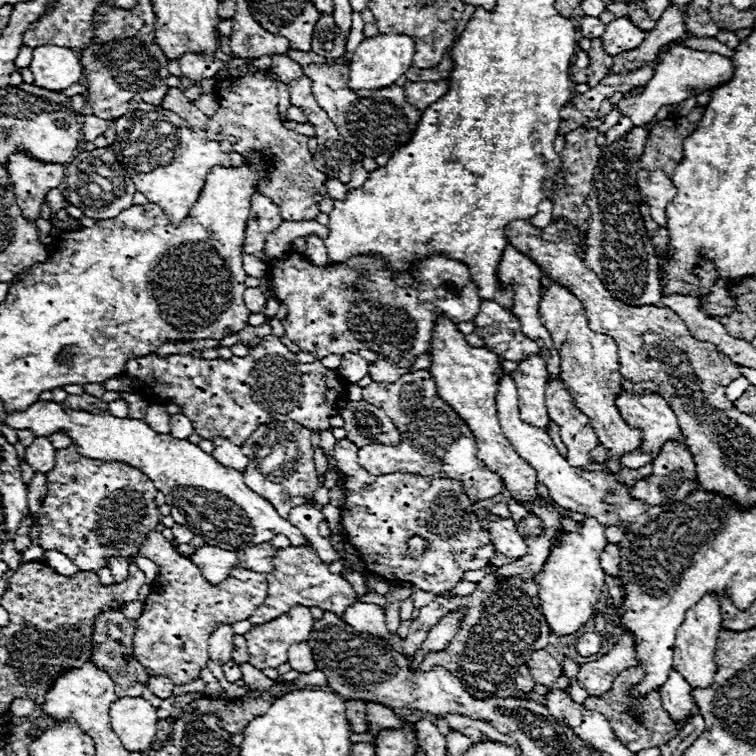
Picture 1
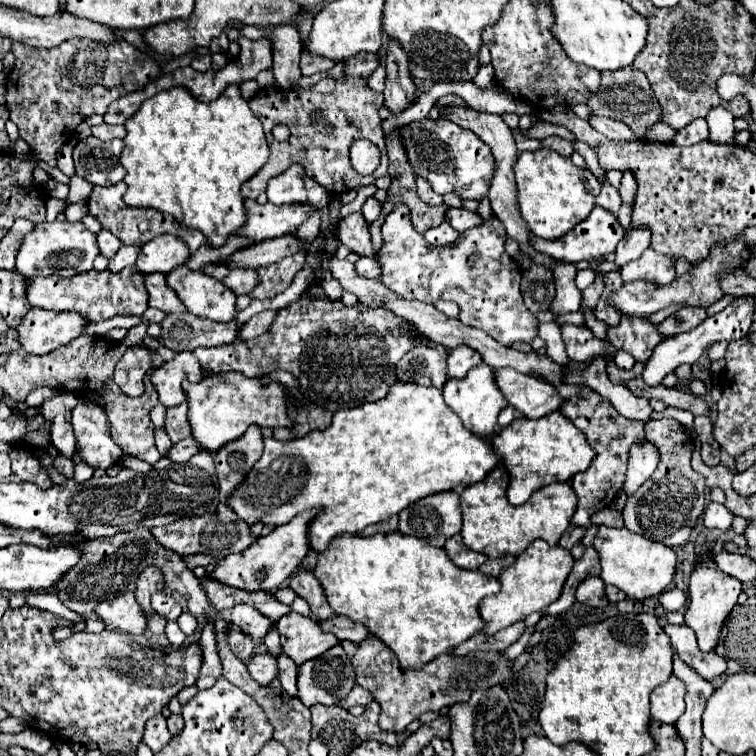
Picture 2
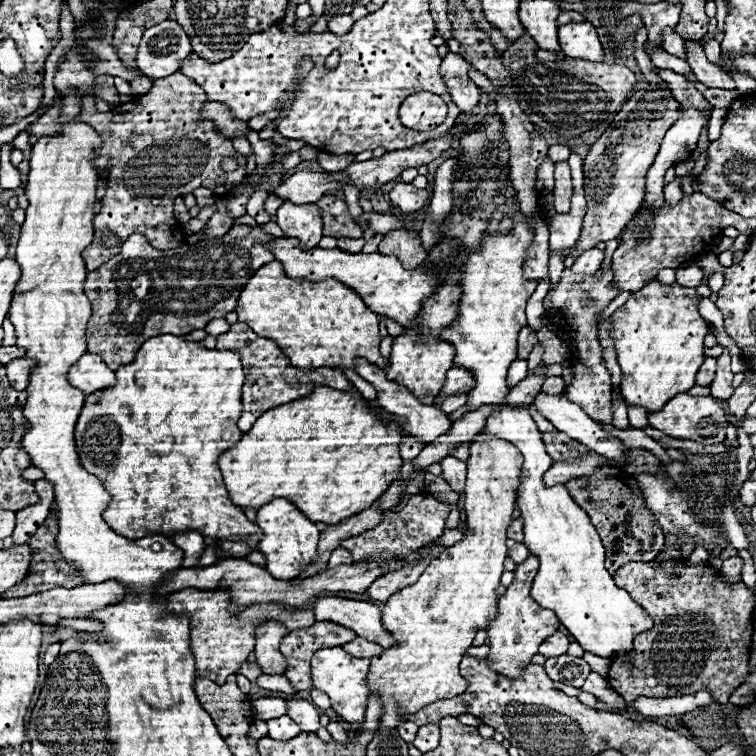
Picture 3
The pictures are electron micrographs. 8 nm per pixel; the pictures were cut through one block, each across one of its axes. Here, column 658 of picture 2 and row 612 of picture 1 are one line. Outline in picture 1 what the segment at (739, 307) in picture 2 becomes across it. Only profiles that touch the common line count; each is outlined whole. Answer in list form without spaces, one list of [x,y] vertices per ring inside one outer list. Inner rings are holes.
[[[364,602],[350,604],[344,612],[344,620],[348,620],[348,624],[352,624],[352,628],[358,632],[368,632],[372,636],[384,636],[384,638],[388,638],[390,634],[386,630],[384,610],[376,604],[364,604]]]

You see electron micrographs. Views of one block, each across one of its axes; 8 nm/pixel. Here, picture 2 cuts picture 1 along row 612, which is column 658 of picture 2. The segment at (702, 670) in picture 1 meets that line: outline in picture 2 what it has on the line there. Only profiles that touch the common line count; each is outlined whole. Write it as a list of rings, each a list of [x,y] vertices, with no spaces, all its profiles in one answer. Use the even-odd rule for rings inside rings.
[[[670,676],[668,682],[656,686],[650,694],[652,718],[666,724],[674,724],[684,708],[684,694],[686,688],[676,676]]]

